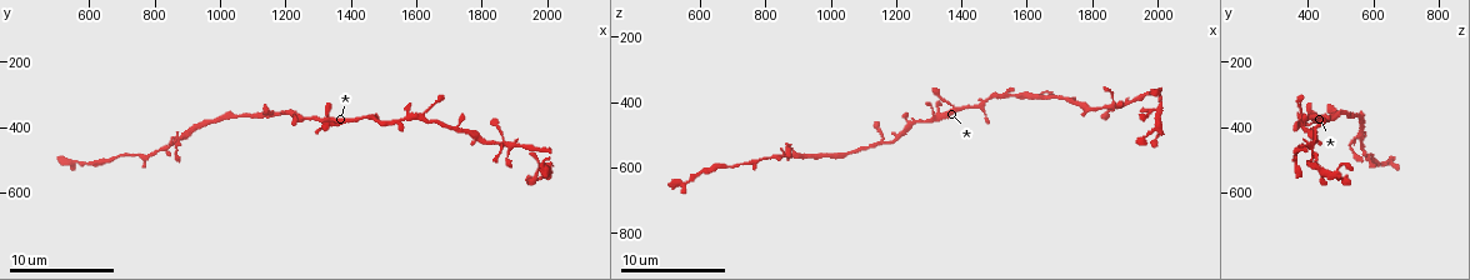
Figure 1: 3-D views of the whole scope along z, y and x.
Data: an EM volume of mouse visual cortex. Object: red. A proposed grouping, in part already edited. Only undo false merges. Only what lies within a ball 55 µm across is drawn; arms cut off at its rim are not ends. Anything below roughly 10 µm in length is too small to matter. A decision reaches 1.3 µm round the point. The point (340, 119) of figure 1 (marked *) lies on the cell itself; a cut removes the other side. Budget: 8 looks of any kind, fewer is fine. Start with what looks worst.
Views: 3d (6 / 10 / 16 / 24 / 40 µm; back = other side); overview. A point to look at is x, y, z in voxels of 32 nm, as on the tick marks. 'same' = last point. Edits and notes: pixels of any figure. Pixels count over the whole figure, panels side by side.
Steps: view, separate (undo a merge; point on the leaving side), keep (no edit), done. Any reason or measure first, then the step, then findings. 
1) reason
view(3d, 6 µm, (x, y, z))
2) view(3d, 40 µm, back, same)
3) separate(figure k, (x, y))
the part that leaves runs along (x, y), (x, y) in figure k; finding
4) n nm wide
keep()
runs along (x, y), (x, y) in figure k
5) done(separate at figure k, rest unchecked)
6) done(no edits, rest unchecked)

side arm on a straight run
view(3d, 10 µm, (1640, 380, 380))

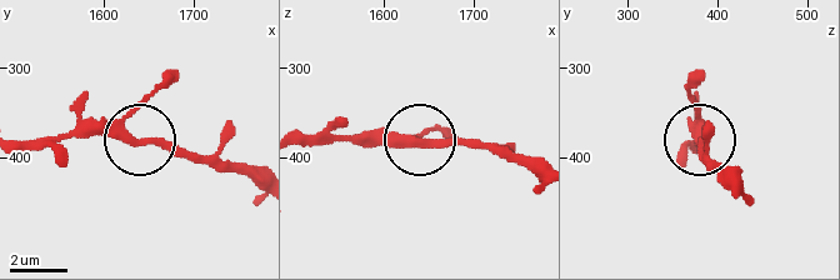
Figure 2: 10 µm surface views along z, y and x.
view(3d, 6 µm, (1640, 385, 380))

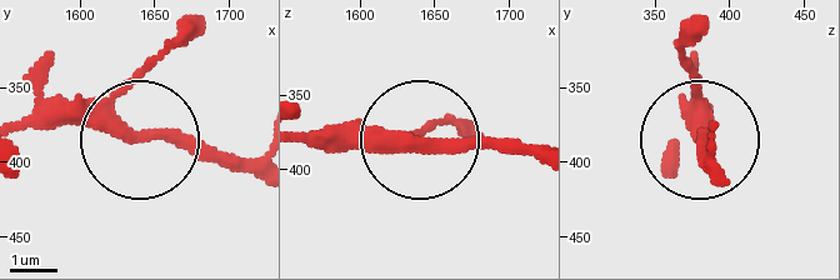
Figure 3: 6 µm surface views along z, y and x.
260 nm wide
keep()
runs along (300, 136), (539, 149) in figure 3; continuous, no second cell

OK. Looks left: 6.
narrows sharply
view(3d, 6 µm, (1180, 360, 530))

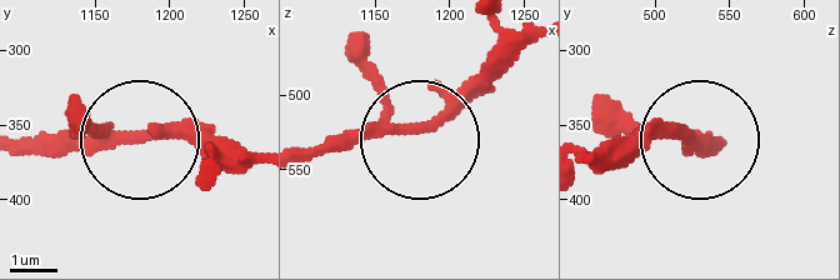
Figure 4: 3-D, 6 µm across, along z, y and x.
220 nm wide
keep()
runs along (533, 31), (425, 124), (354, 128), (306, 151) in figure 4; all the same cell

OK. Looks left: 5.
thick turns thin
view(3d, 16 µm, (860, 440, 560))

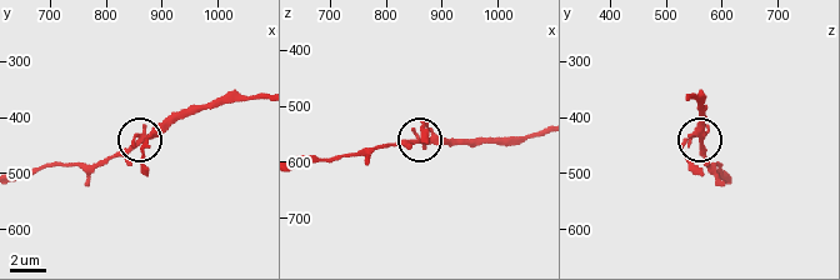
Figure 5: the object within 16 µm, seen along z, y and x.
300 nm wide
keep()
runs along (538, 130), (484, 140), (399, 140), (383, 145) in figure 5; one cell here

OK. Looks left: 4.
thin neck
view(3d, 10 µm, (1820, 450, 420))

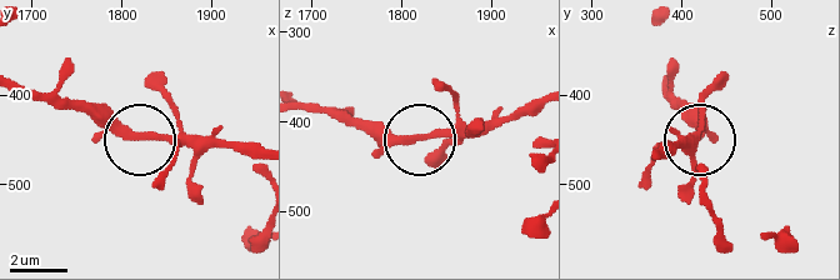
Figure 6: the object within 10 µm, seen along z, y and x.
keep()
runs along (21, 85), (100, 111), (143, 138), (205, 138) in figure 6; all the same cell

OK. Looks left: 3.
done(no edits, rest unchecked)

